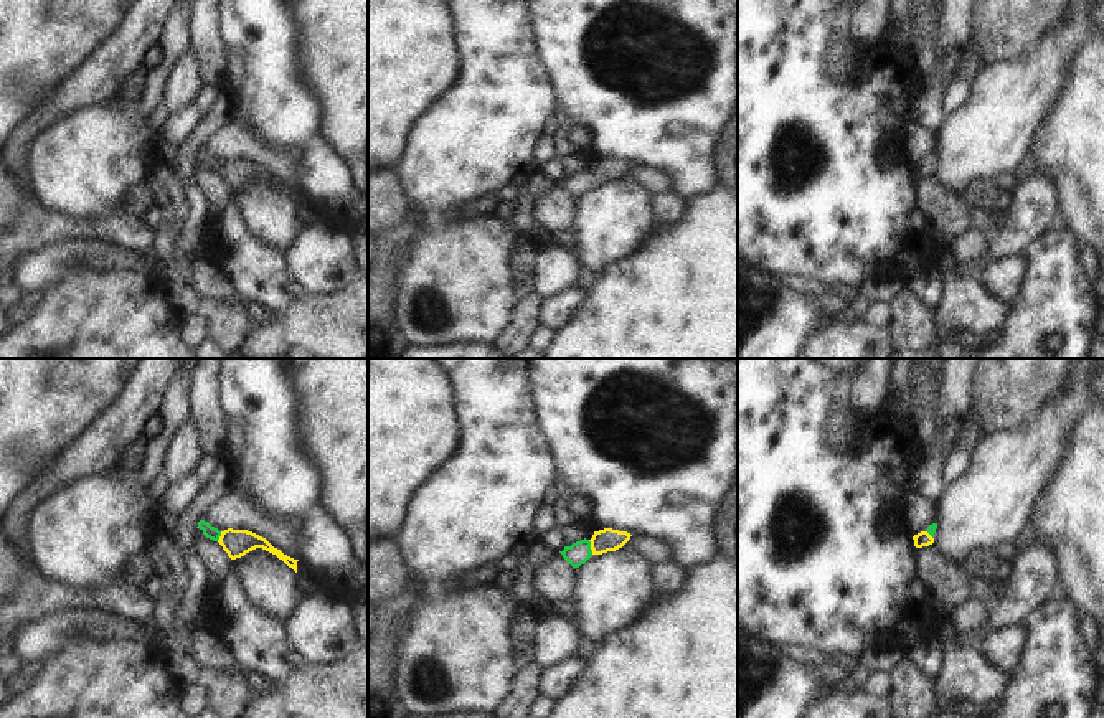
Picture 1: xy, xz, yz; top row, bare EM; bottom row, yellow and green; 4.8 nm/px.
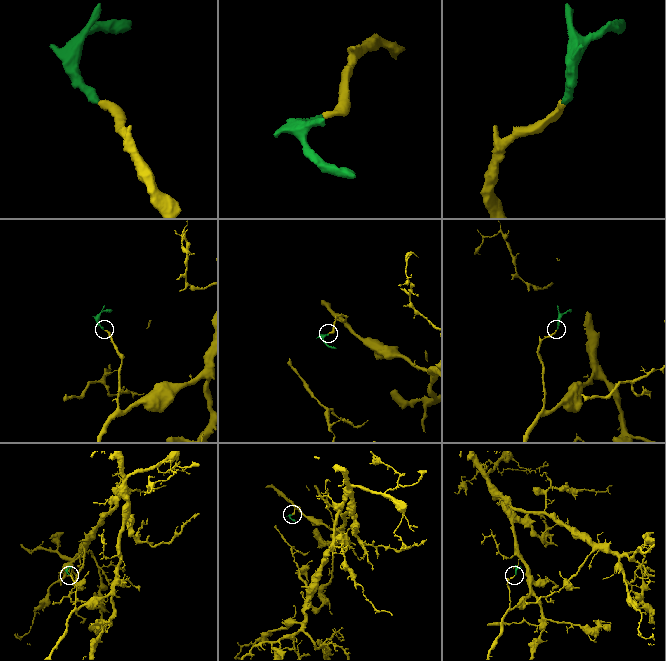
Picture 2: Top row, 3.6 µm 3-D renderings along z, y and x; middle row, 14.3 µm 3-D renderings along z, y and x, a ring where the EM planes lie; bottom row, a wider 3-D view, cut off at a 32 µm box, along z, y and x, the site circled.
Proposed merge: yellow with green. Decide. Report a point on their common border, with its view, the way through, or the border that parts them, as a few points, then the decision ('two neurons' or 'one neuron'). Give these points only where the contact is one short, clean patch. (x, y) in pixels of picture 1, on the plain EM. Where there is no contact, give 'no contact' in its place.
meets yellow in xz at (591, 177); runs through xz (604, 170), (591, 177), (578, 184); one neuron

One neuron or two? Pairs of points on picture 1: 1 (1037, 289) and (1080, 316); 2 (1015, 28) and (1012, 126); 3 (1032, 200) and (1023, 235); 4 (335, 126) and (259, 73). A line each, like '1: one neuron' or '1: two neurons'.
1: one neuron
2: two neurons
3: one neuron
4: two neurons

